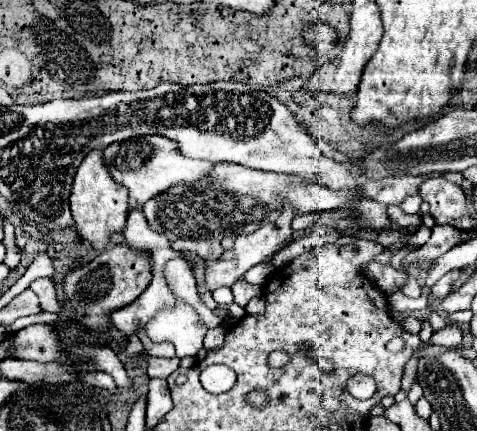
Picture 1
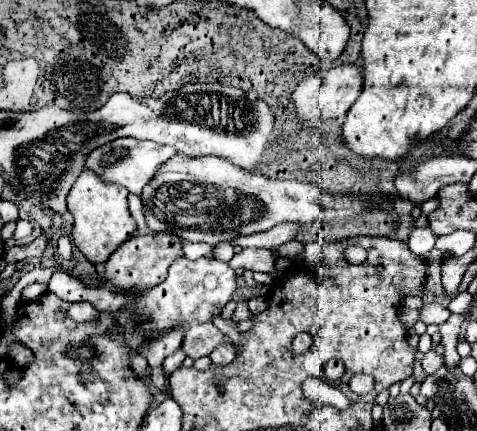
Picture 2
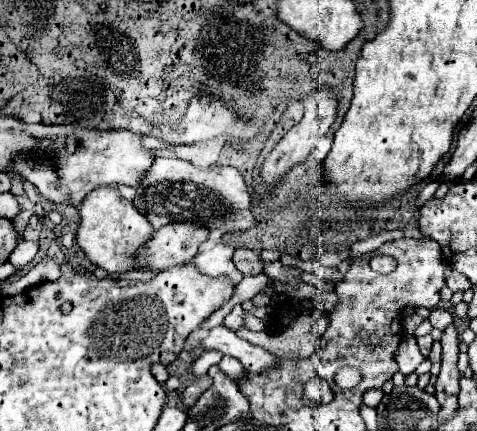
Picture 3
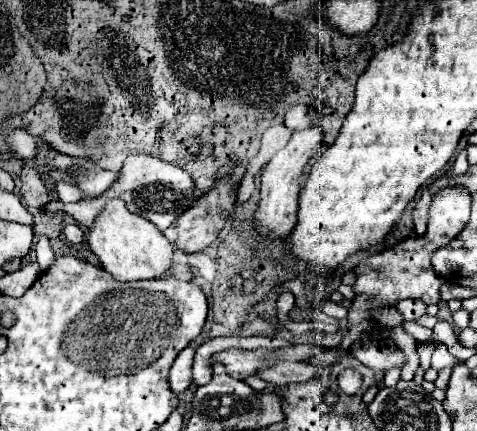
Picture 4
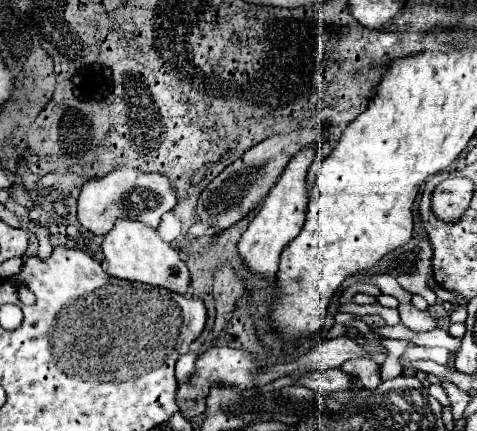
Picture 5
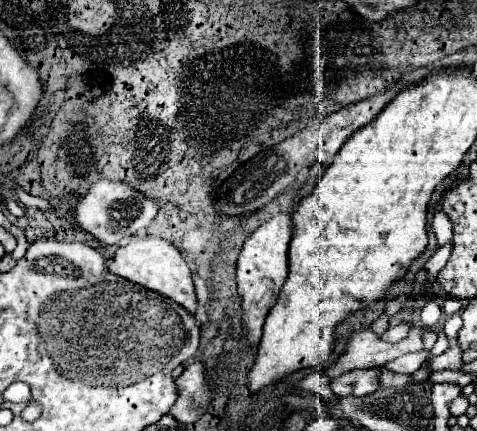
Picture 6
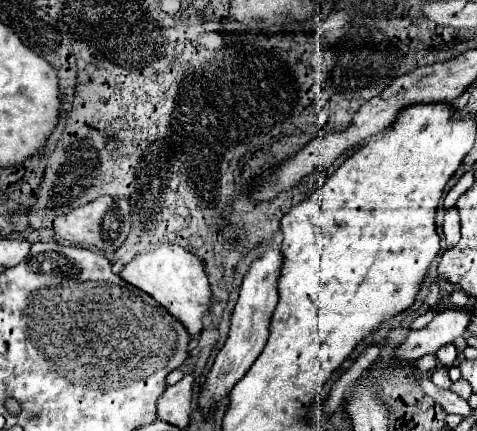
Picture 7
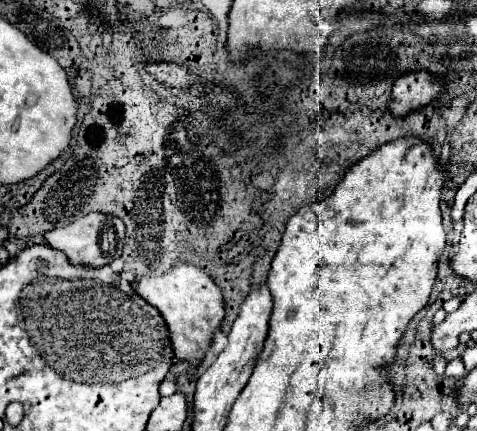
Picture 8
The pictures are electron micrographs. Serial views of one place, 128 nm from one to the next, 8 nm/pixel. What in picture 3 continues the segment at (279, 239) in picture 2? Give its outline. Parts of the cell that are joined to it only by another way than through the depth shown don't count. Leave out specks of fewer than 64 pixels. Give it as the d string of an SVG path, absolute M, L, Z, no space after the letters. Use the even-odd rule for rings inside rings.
M220 244L208 252L200 252L196 256L196 266L202 274L208 276L224 276L226 274L226 262L230 262L230 252L234 248L228 244Z

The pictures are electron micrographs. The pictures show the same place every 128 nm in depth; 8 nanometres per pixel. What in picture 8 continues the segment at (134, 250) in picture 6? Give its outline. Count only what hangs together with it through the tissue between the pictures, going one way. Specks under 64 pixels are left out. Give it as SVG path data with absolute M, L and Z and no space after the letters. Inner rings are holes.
M176 260L166 274L138 278L138 282L132 286L148 304L162 312L164 322L168 324L174 358L186 360L190 366L198 366L212 344L212 336L224 320L222 292L214 284L214 280L206 276L200 268Z

